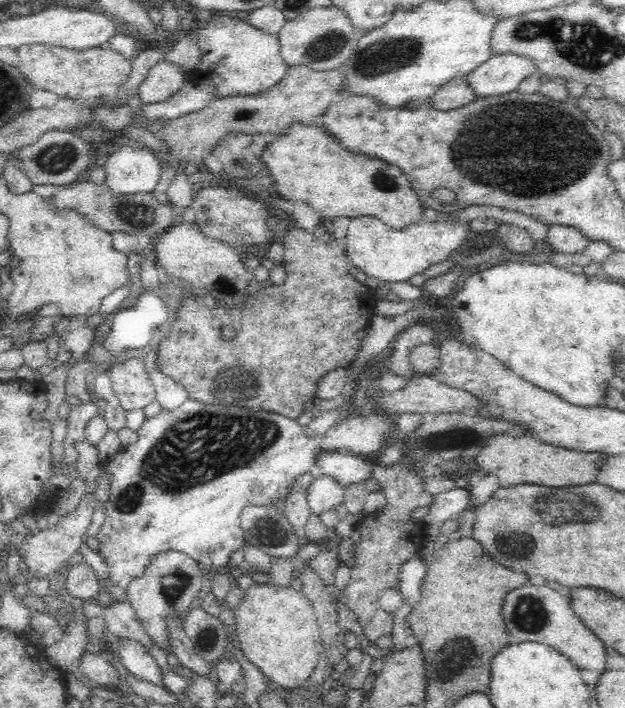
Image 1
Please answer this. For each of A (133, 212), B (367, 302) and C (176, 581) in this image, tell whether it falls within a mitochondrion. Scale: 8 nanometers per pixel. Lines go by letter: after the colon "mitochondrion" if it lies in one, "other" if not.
A: mitochondrion
B: other
C: mitochondrion

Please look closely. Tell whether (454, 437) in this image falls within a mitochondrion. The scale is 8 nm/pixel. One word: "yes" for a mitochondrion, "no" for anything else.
yes

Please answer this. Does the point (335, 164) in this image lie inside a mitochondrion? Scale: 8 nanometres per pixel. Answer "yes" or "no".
no

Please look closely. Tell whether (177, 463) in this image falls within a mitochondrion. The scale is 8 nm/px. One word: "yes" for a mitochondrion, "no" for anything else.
yes

